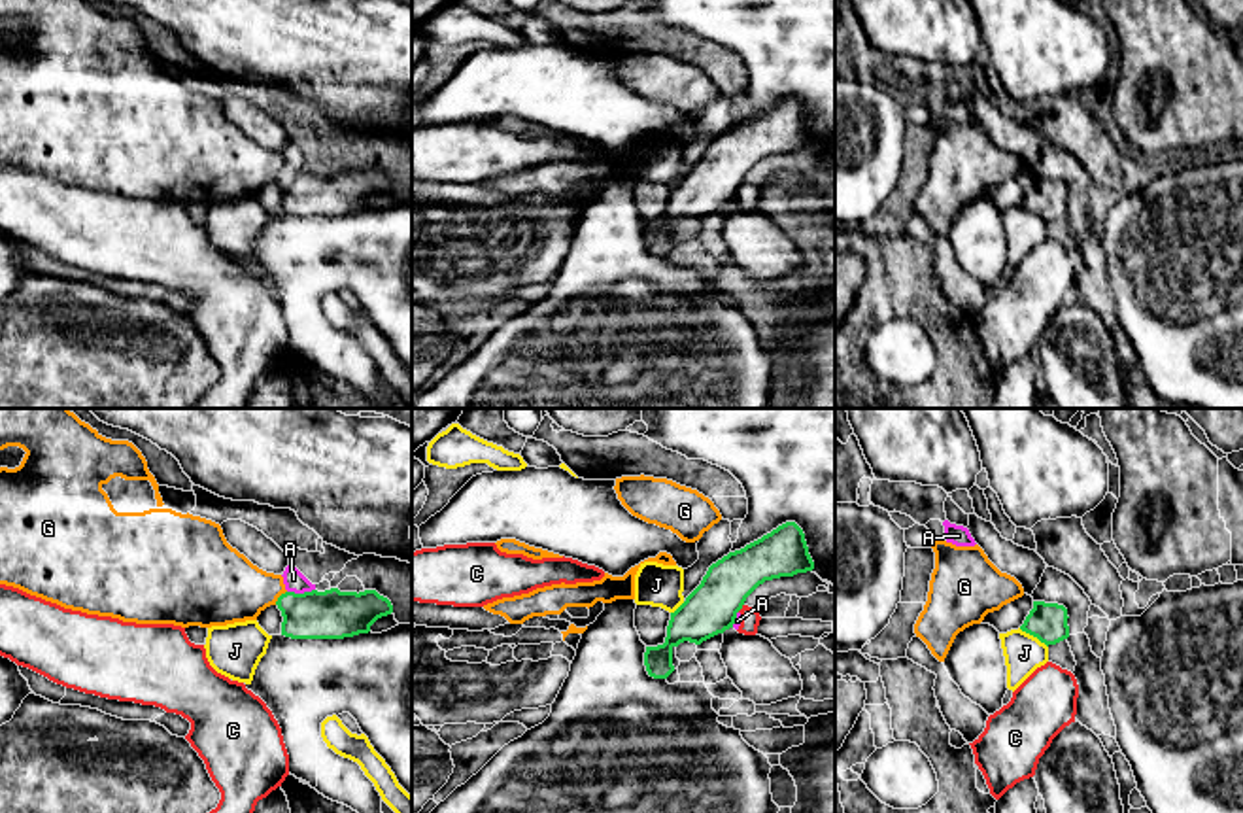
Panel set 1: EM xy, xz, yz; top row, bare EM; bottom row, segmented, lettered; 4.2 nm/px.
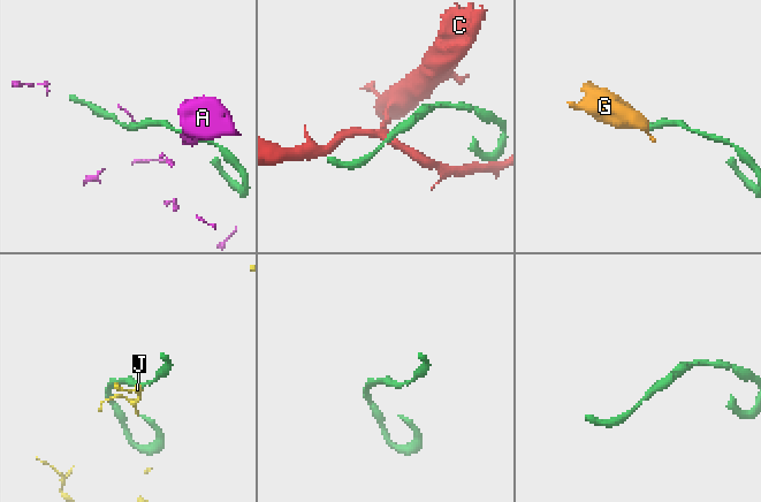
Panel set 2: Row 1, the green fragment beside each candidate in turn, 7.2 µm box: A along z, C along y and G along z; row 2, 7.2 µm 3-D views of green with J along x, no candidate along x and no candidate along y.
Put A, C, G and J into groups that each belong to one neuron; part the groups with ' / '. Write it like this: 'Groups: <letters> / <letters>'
Groups: A C / G / J

